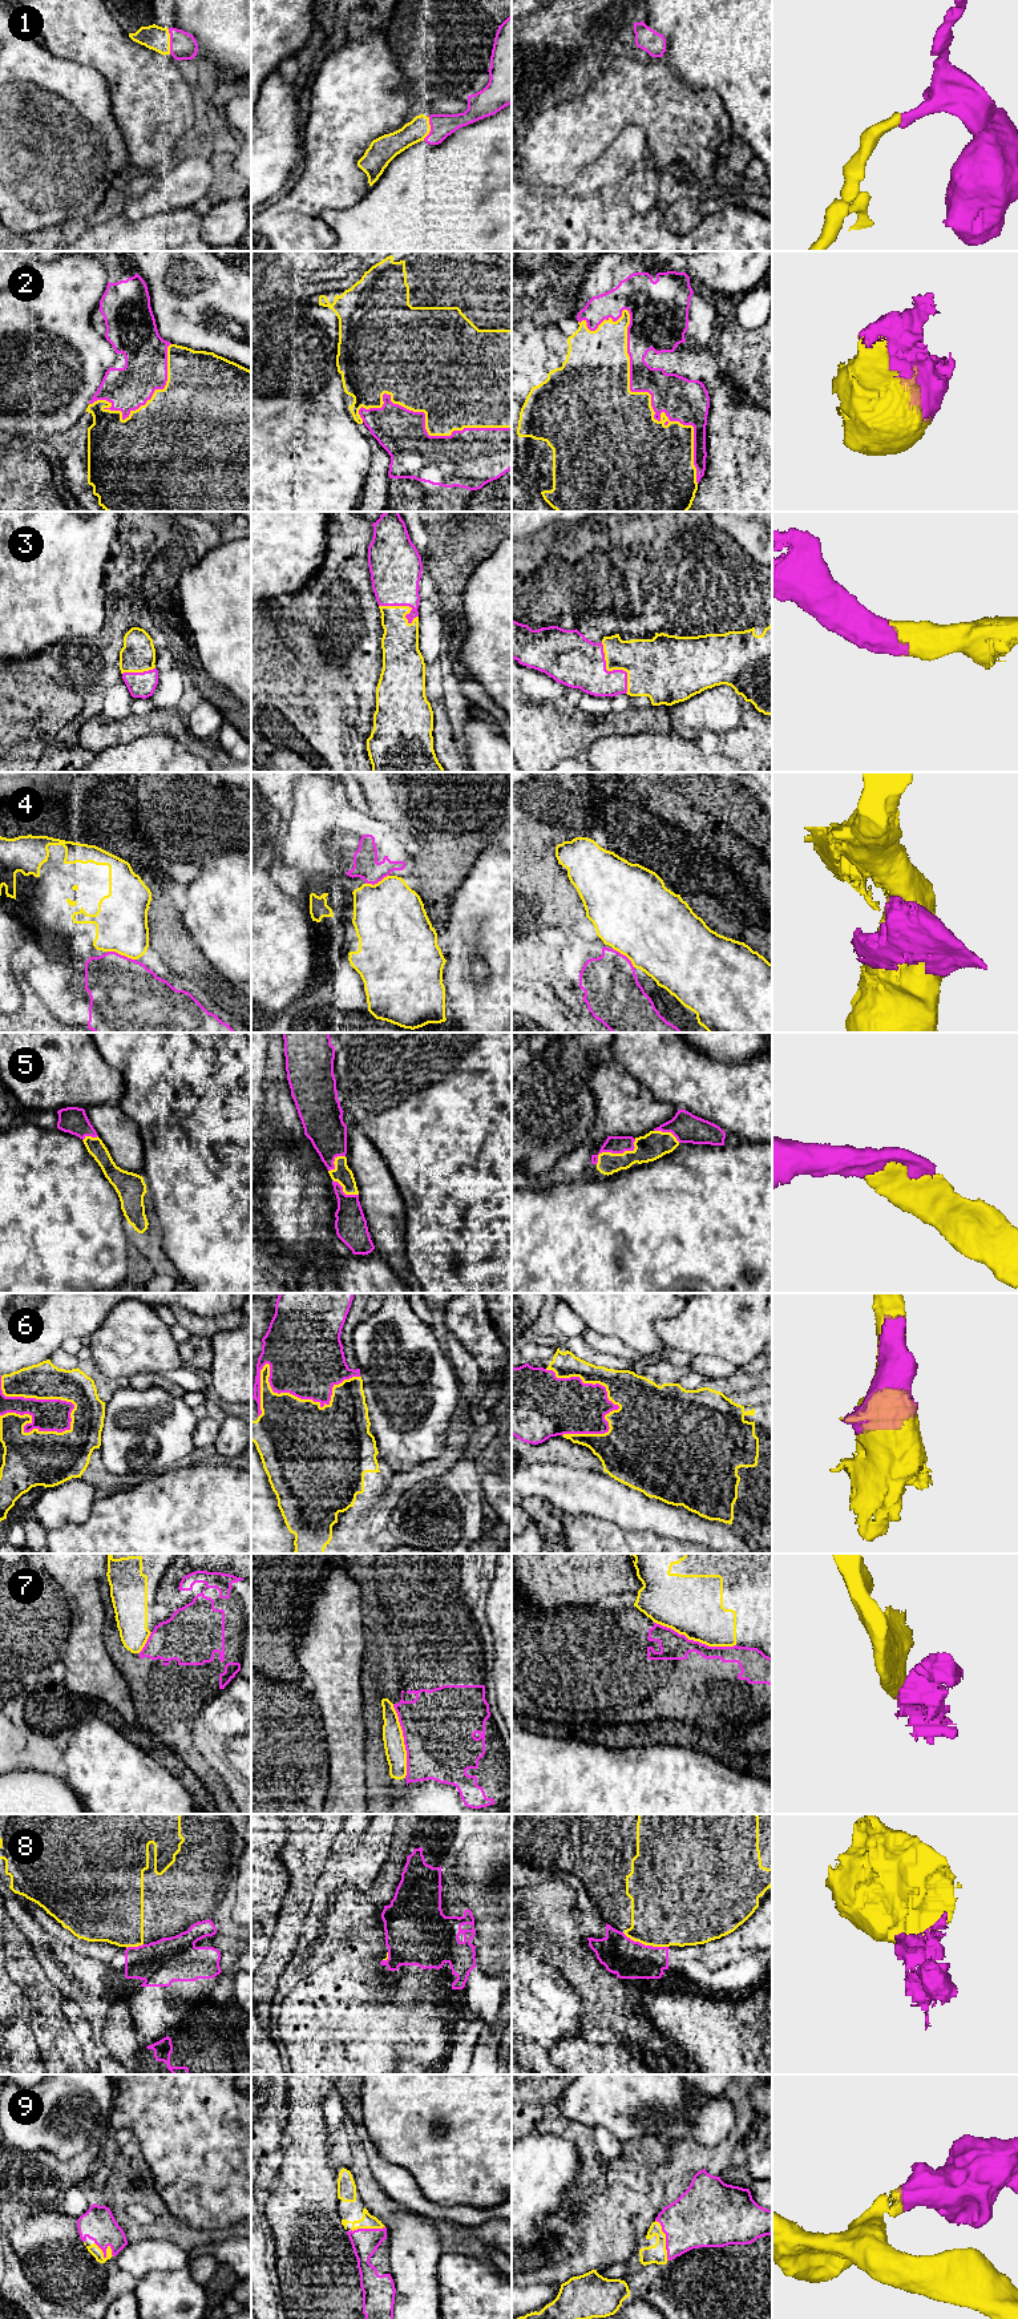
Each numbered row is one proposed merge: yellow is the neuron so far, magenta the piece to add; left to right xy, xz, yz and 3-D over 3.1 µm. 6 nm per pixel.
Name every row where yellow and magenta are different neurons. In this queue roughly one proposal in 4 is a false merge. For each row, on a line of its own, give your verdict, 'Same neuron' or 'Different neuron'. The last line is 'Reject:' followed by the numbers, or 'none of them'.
1: Same neuron
2: Same neuron
3: Same neuron
4: Different neuron
5: Same neuron
6: Same neuron
7: Different neuron
8: Different neuron
9: Same neuron
Reject: 4, 7, 8

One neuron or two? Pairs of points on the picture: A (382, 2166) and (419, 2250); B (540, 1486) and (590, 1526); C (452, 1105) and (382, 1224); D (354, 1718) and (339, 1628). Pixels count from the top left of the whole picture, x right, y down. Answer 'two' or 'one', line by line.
A: two
B: two
C: two
D: one

